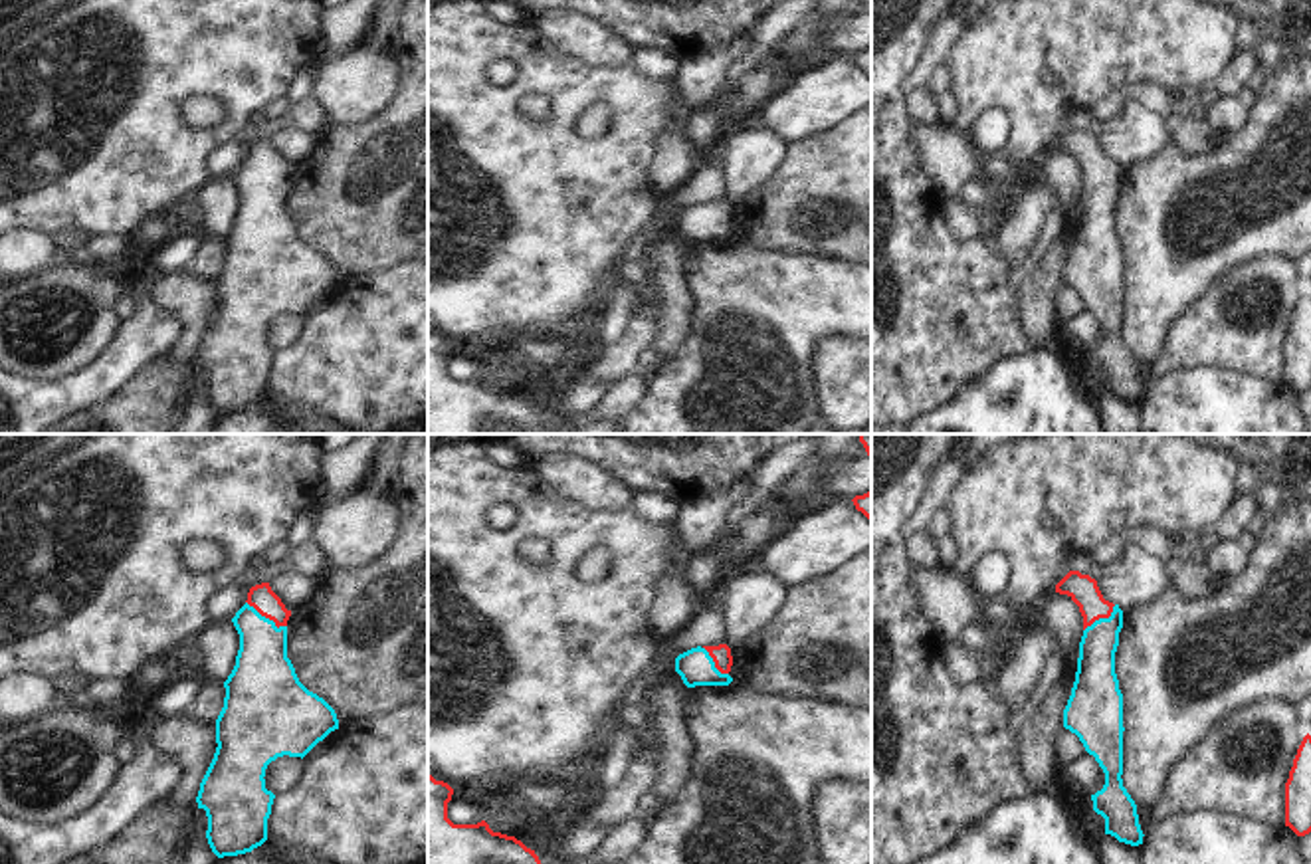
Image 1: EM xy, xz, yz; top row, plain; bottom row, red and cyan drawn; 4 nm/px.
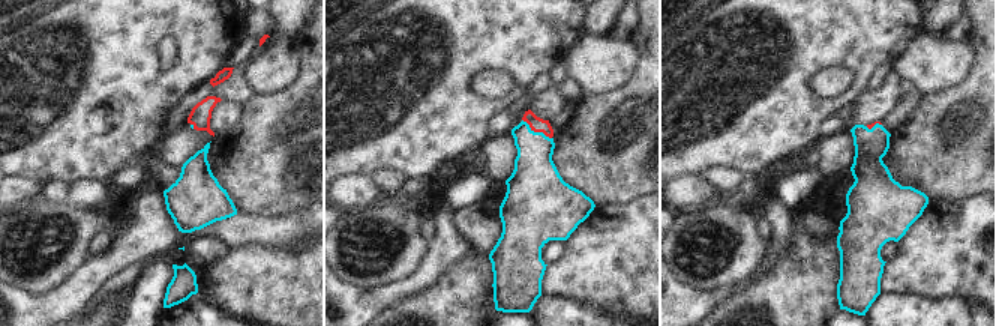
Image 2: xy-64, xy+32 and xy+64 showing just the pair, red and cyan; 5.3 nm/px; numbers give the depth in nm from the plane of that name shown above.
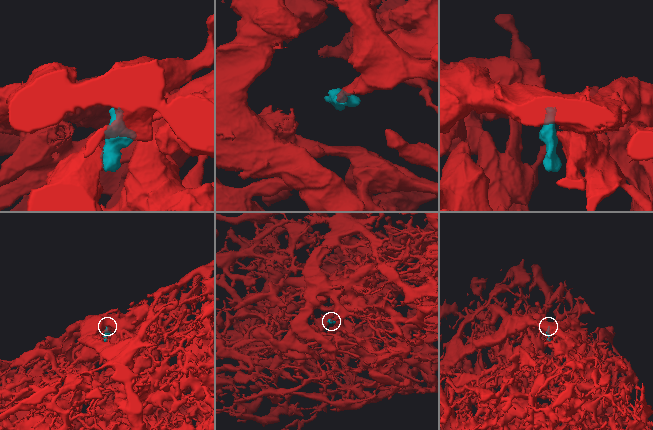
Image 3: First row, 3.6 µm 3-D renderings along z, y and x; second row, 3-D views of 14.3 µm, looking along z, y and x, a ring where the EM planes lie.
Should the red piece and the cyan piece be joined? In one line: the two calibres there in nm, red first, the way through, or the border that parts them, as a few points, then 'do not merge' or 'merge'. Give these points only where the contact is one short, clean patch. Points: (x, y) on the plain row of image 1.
calibres 100 and 260 nm; way xy (260, 153), (266, 173), (264, 234); merge

